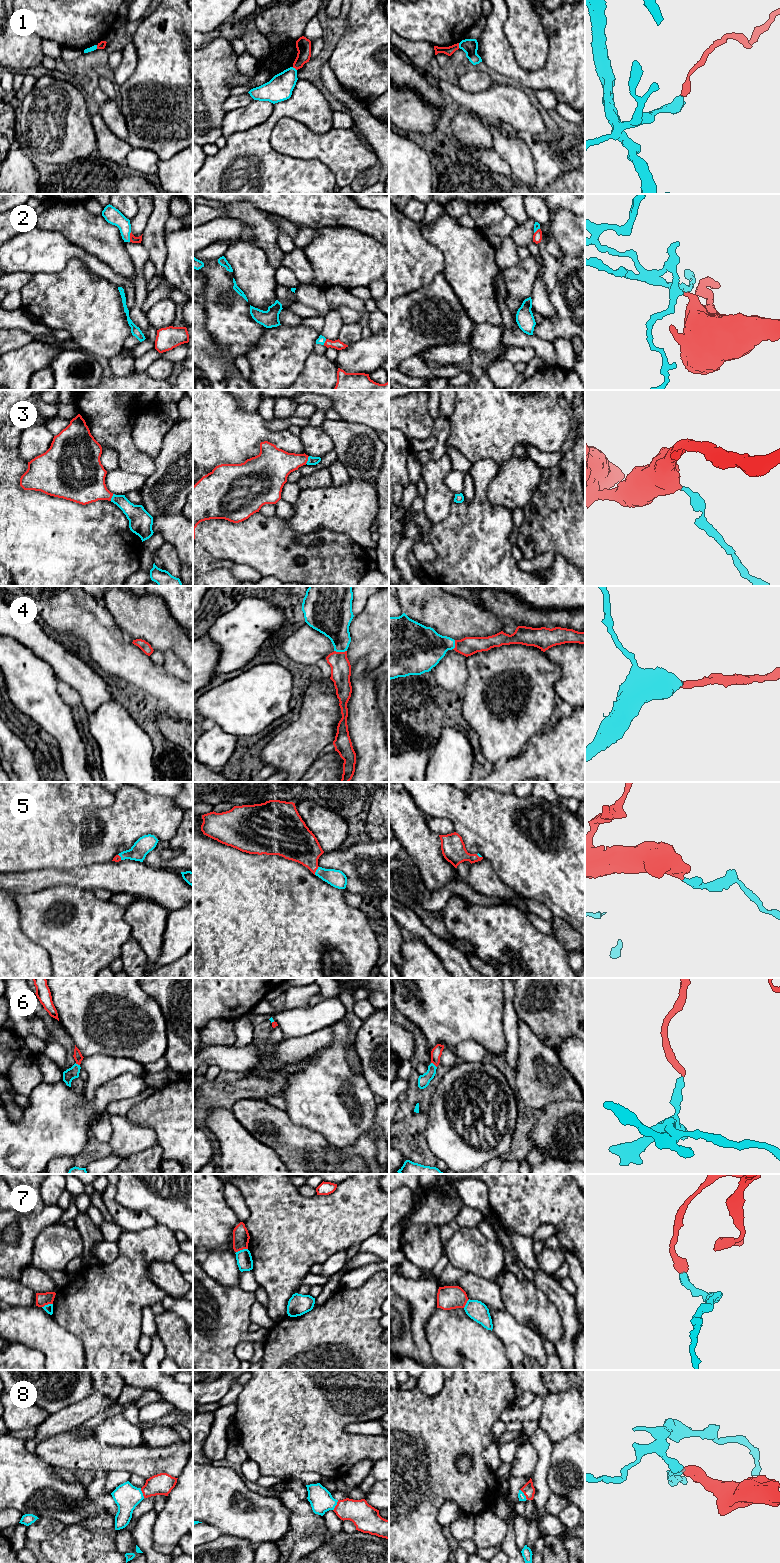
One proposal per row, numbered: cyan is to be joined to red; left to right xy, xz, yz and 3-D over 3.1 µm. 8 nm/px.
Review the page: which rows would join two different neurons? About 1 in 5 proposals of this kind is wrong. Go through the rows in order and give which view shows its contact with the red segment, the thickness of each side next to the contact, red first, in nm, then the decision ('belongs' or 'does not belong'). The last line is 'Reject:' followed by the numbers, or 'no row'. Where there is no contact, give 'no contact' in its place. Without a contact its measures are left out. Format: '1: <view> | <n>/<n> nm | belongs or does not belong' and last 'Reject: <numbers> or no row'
1: yz | 70/130 nm | does not belong
2: xy | 60/130 nm | belongs
3: xz | 240/60 nm | belongs
4: xz | 160/240 nm | belongs
5: xz | 280/140 nm | belongs
6: yz | 90/100 nm | belongs
7: xz | 130/130 nm | does not belong
8: xz | 200/190 nm | belongs
Reject: 1, 7

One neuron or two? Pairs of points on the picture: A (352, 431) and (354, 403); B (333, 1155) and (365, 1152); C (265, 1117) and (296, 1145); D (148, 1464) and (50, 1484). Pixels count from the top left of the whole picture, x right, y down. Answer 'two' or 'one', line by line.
A: two
B: one
C: one
D: two

